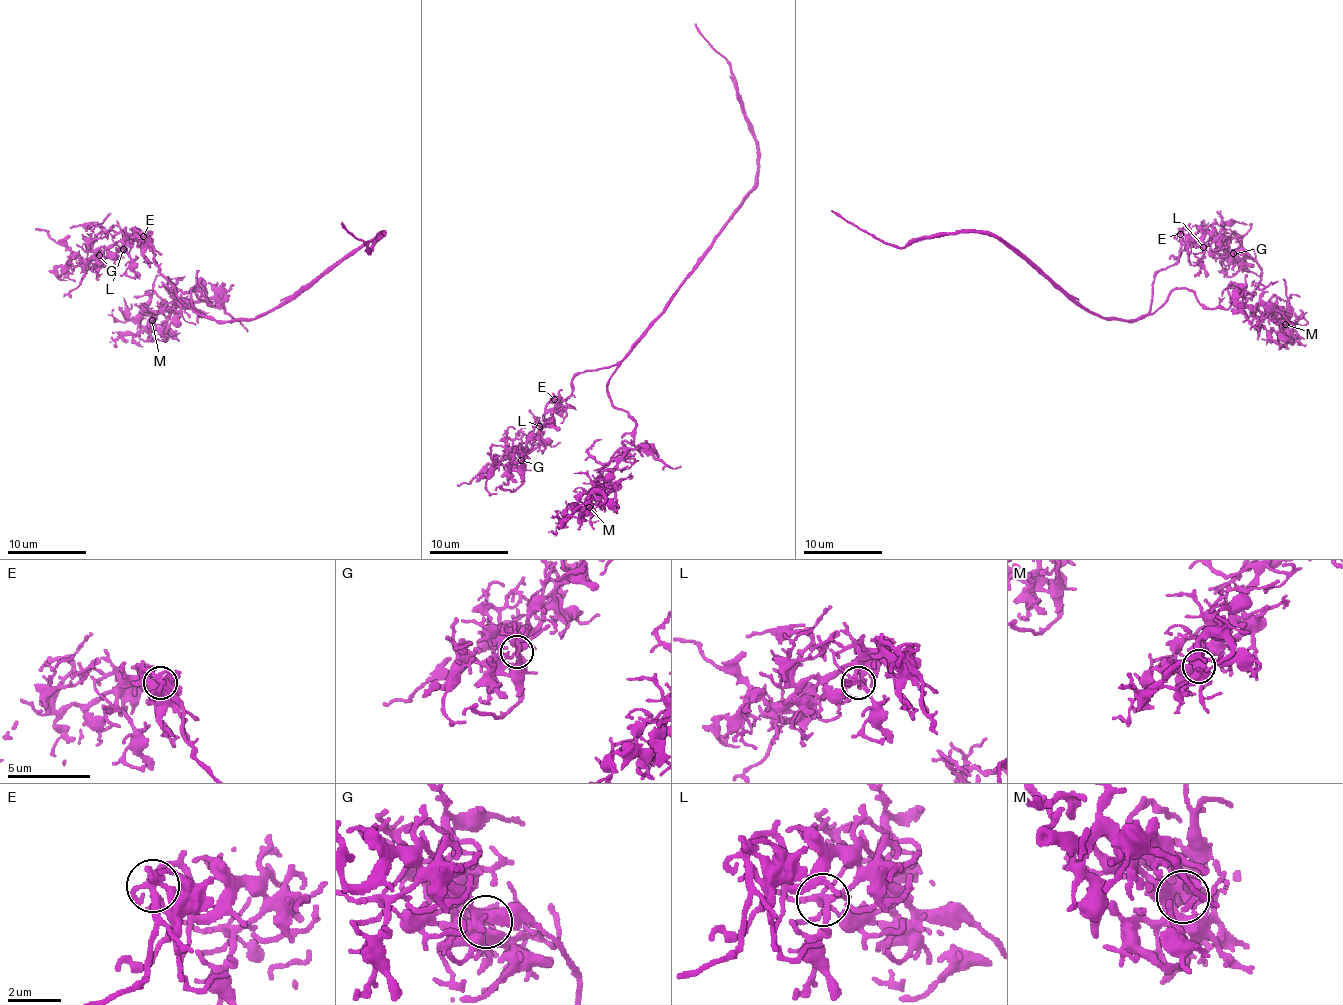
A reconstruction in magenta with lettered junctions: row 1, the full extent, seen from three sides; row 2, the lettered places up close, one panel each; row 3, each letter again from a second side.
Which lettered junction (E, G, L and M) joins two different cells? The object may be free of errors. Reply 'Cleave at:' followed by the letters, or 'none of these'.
Cleave at: none of these

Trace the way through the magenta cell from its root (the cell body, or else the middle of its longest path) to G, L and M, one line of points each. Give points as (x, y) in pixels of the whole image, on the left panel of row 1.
G: (269, 312), (233, 321), (210, 320), (193, 312), (159, 274), (155, 249), (141, 246), (128, 235), (99, 255)
L: (269, 312), (253, 318), (210, 320), (193, 312), (159, 274), (150, 245), (141, 246), (129, 235), (123, 249)
M: (269, 312), (253, 318), (214, 320), (195, 309), (194, 288), (212, 304), (205, 299), (177, 301), (152, 320)

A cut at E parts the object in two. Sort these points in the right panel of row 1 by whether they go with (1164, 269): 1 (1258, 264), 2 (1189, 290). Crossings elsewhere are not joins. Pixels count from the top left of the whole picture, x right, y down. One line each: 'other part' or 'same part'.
1: other part
2: same part

